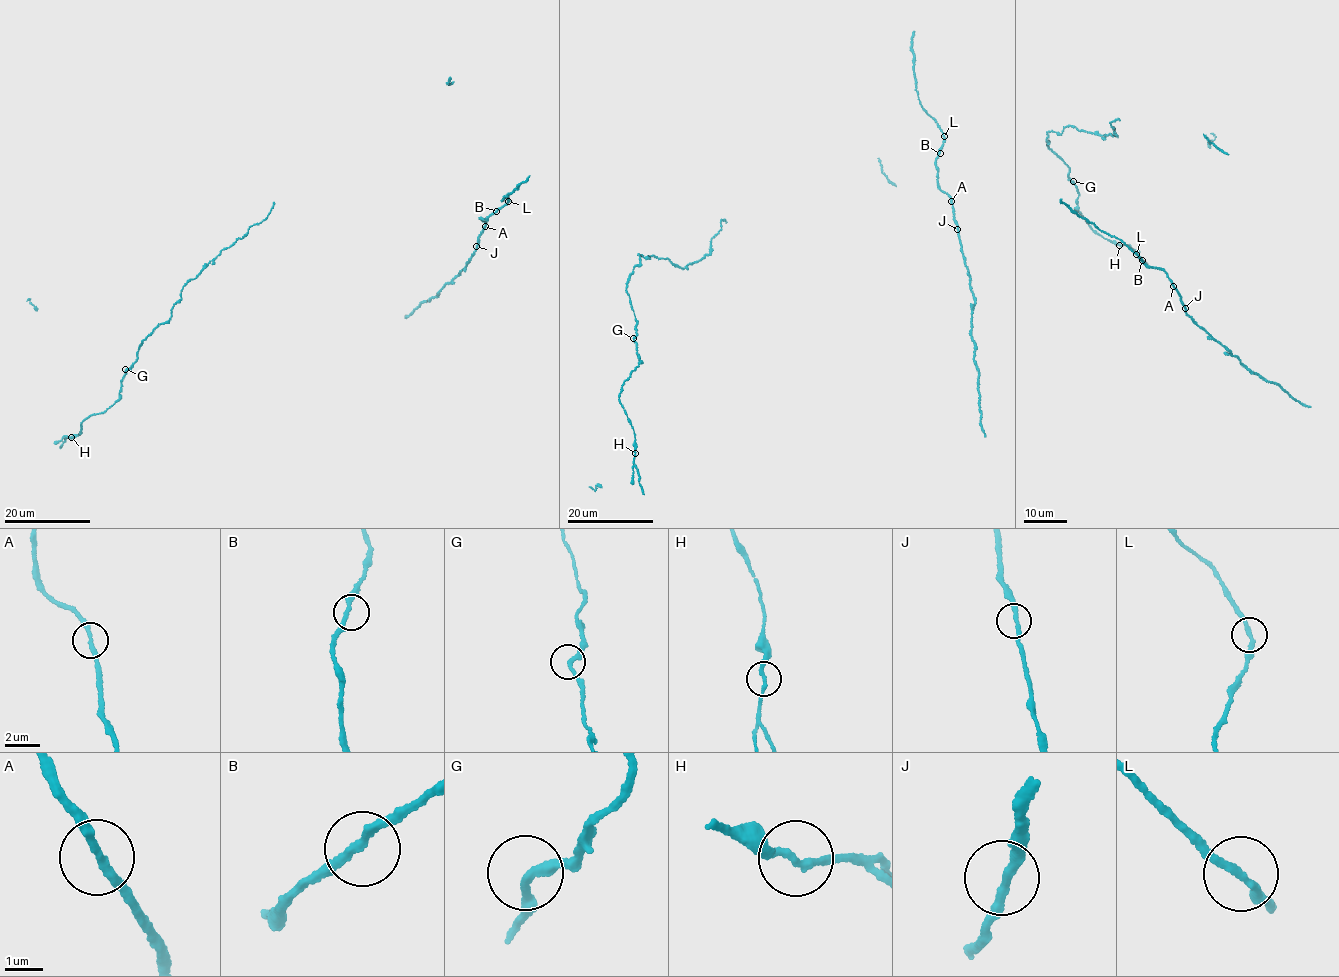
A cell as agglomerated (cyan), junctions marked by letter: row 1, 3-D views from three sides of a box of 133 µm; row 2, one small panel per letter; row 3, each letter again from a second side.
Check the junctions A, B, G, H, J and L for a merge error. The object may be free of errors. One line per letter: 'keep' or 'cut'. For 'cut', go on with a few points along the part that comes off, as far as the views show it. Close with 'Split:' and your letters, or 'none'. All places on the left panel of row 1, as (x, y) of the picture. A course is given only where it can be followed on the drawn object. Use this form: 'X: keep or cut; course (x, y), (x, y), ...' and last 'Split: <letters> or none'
A: keep
B: keep
G: keep
H: keep
J: keep
L: keep
Split: none

